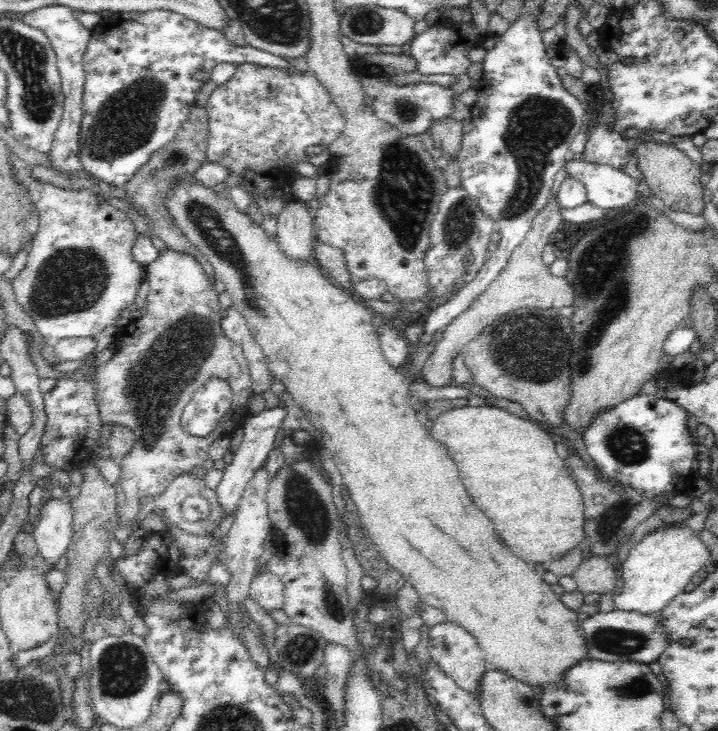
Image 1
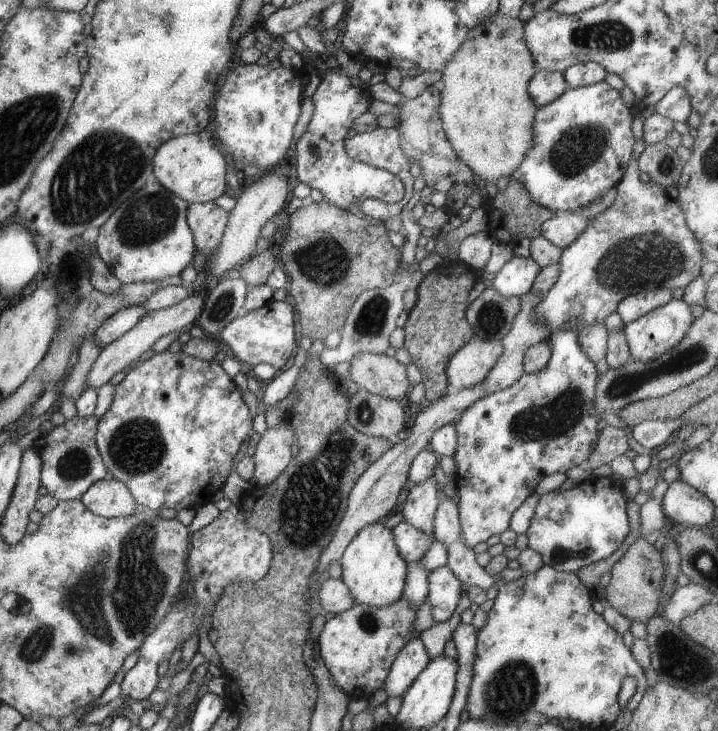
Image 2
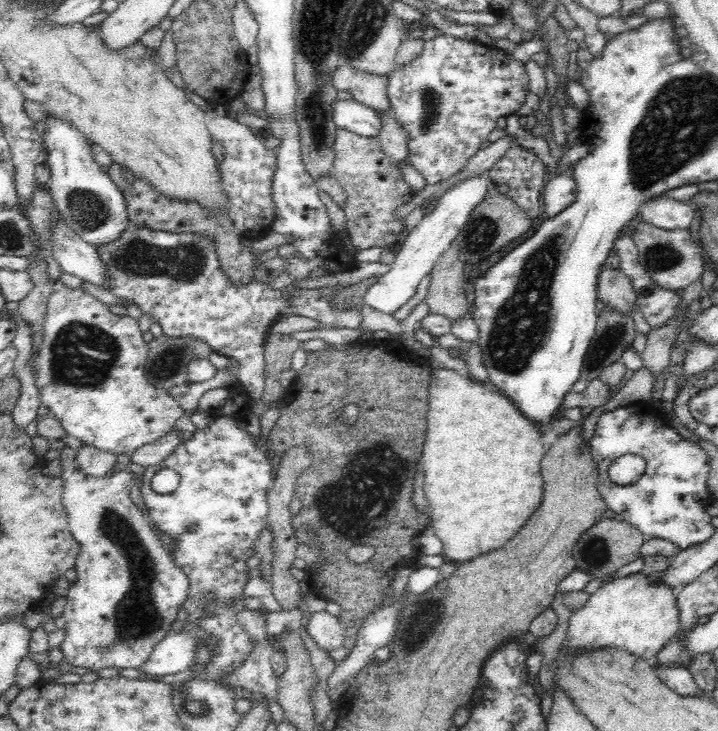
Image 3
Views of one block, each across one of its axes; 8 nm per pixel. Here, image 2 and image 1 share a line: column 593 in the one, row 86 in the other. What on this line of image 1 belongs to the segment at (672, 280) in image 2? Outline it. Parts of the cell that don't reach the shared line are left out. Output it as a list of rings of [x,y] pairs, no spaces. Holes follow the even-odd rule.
[[[242,63],[235,65],[234,74],[227,82],[216,86],[210,94],[203,109],[208,121],[207,145],[204,163],[213,162],[223,166],[230,176],[240,178],[238,186],[249,192],[252,204],[260,209],[266,217],[278,218],[284,210],[287,197],[278,197],[276,192],[290,186],[292,170],[299,162],[309,159],[306,148],[308,146],[327,147],[340,136],[345,128],[345,120],[332,102],[327,88],[312,75],[302,74],[296,69],[284,67],[267,67]]]

